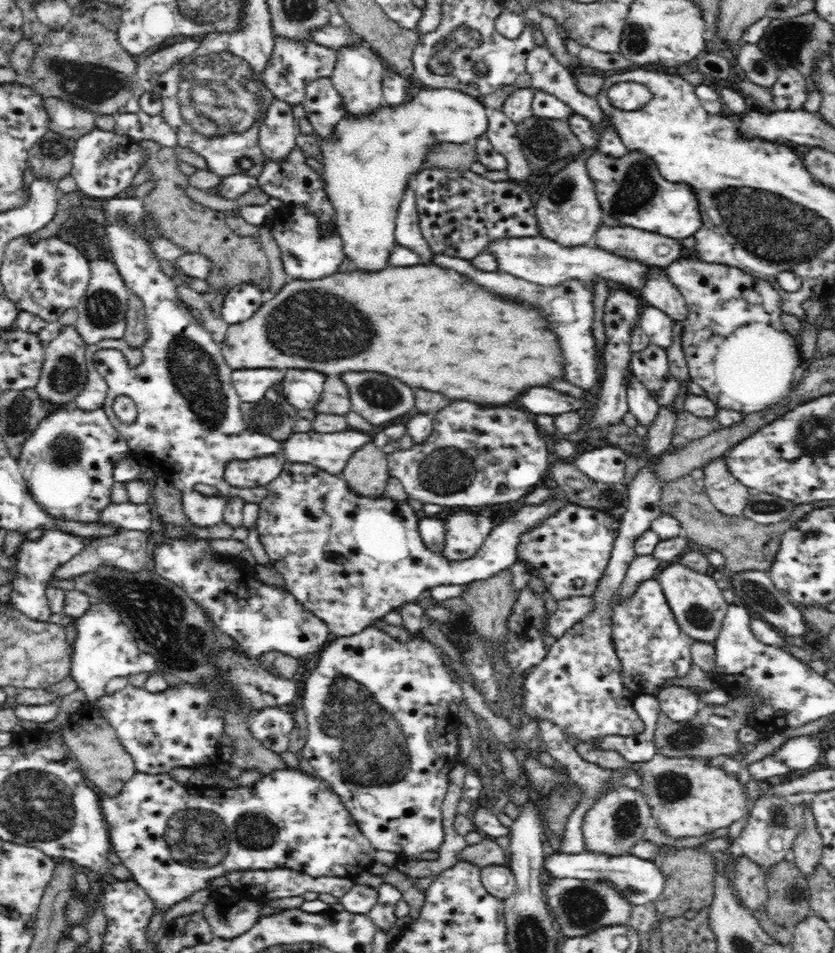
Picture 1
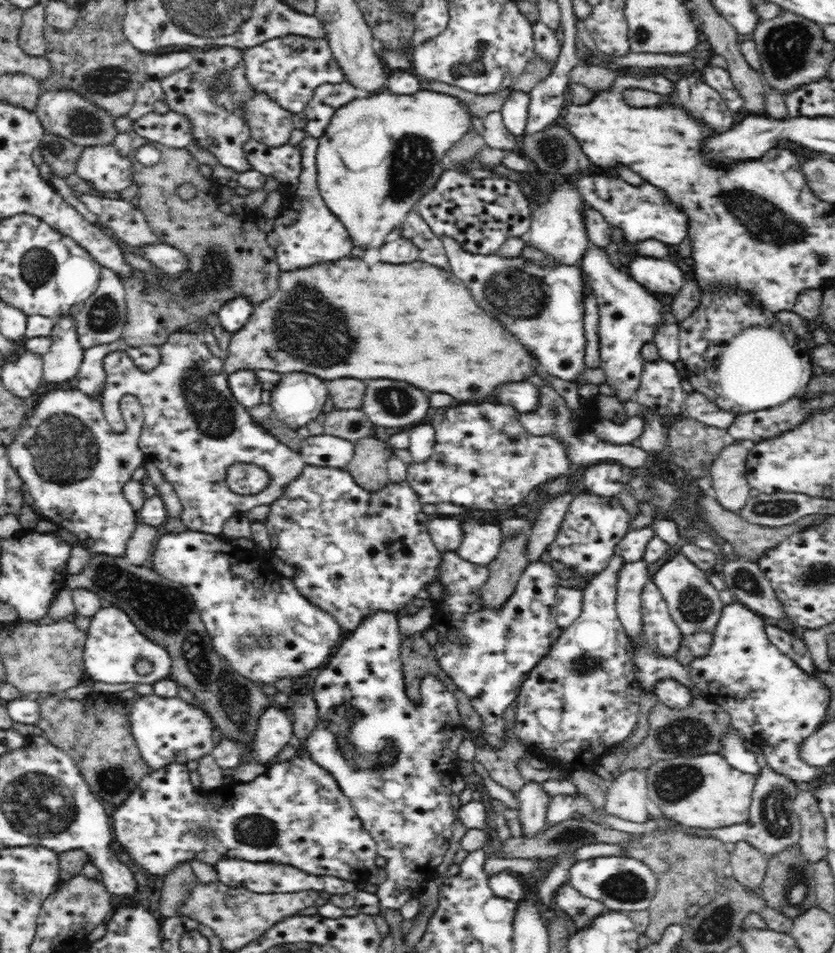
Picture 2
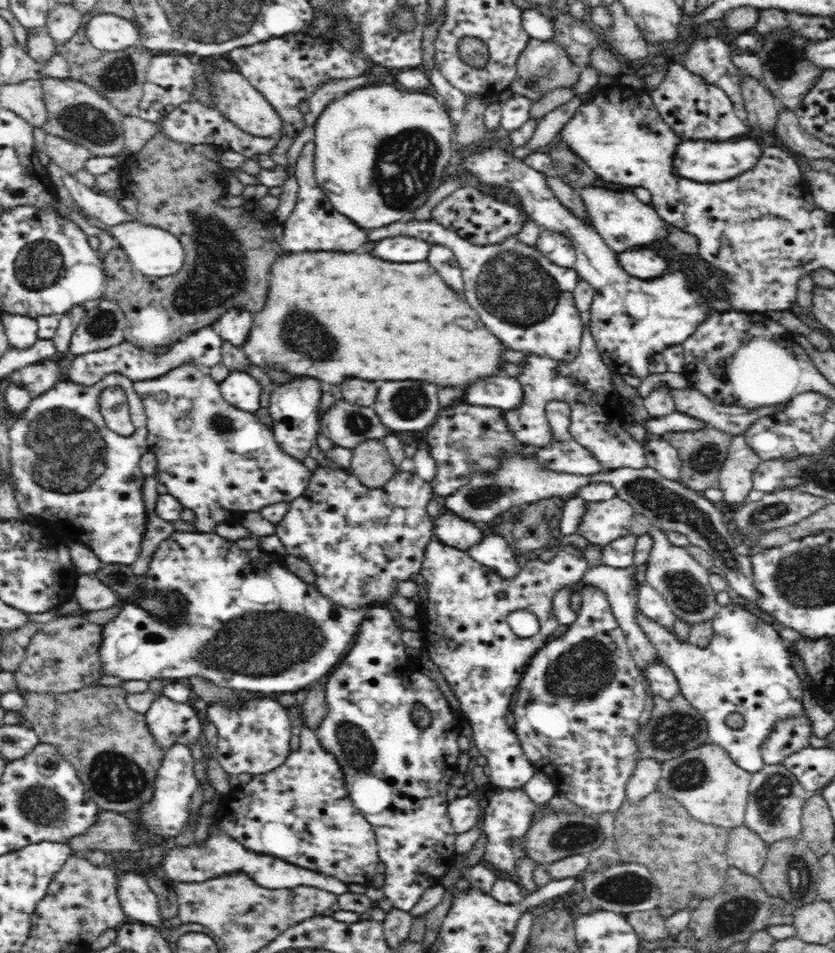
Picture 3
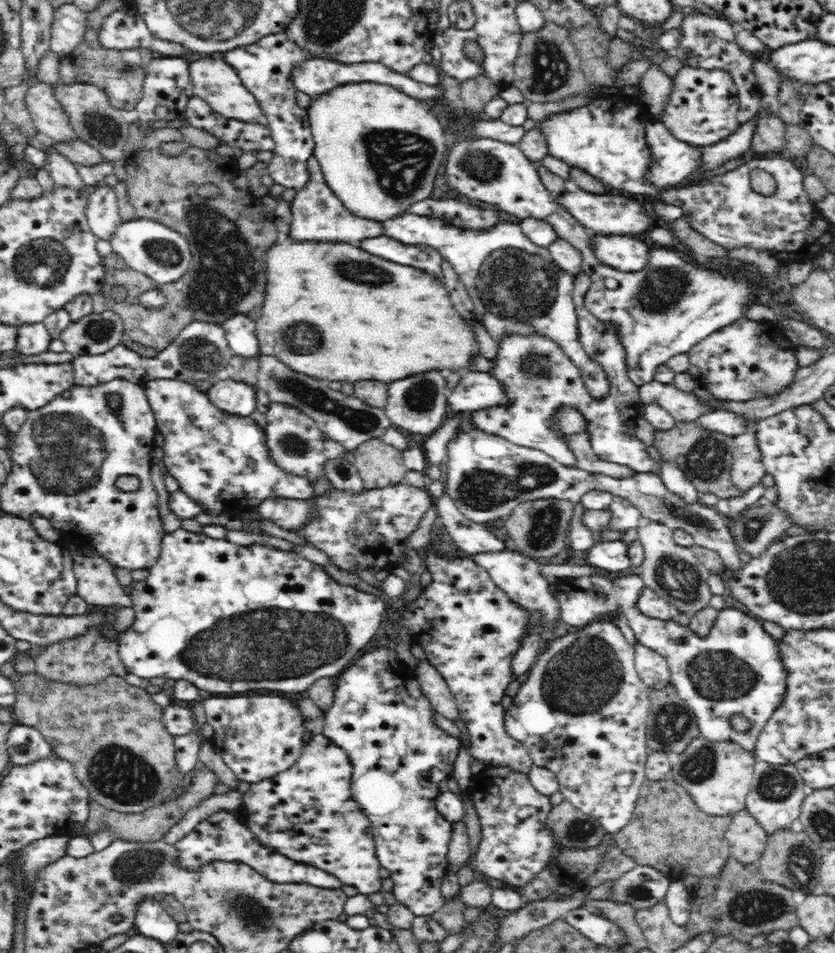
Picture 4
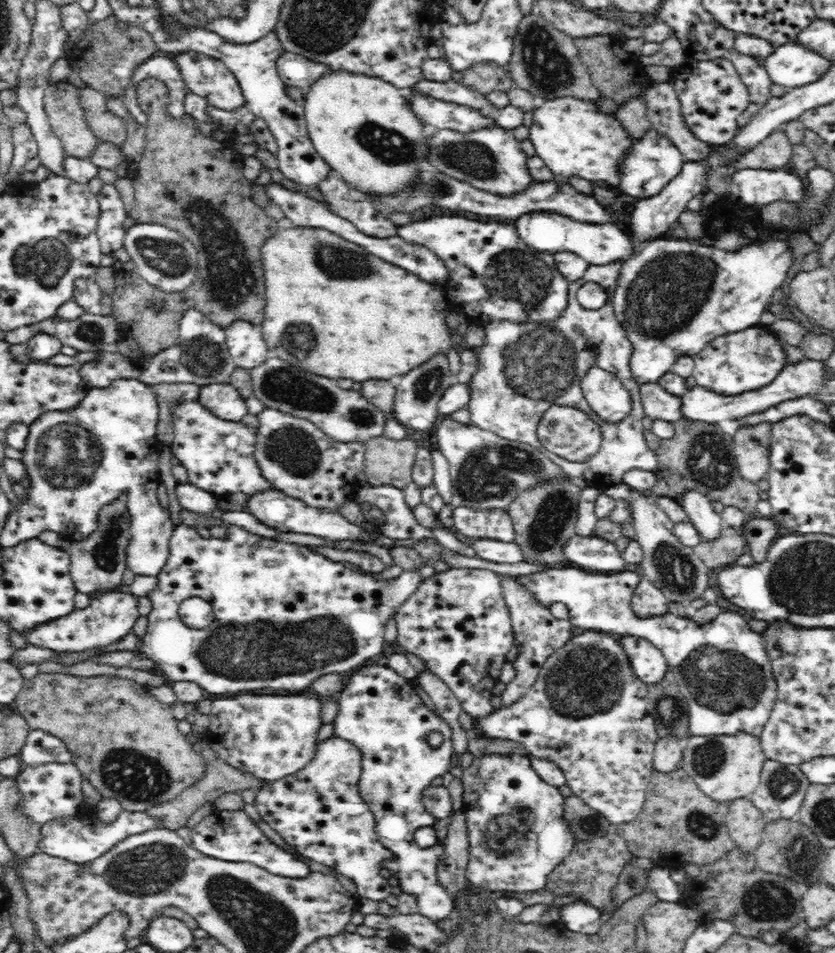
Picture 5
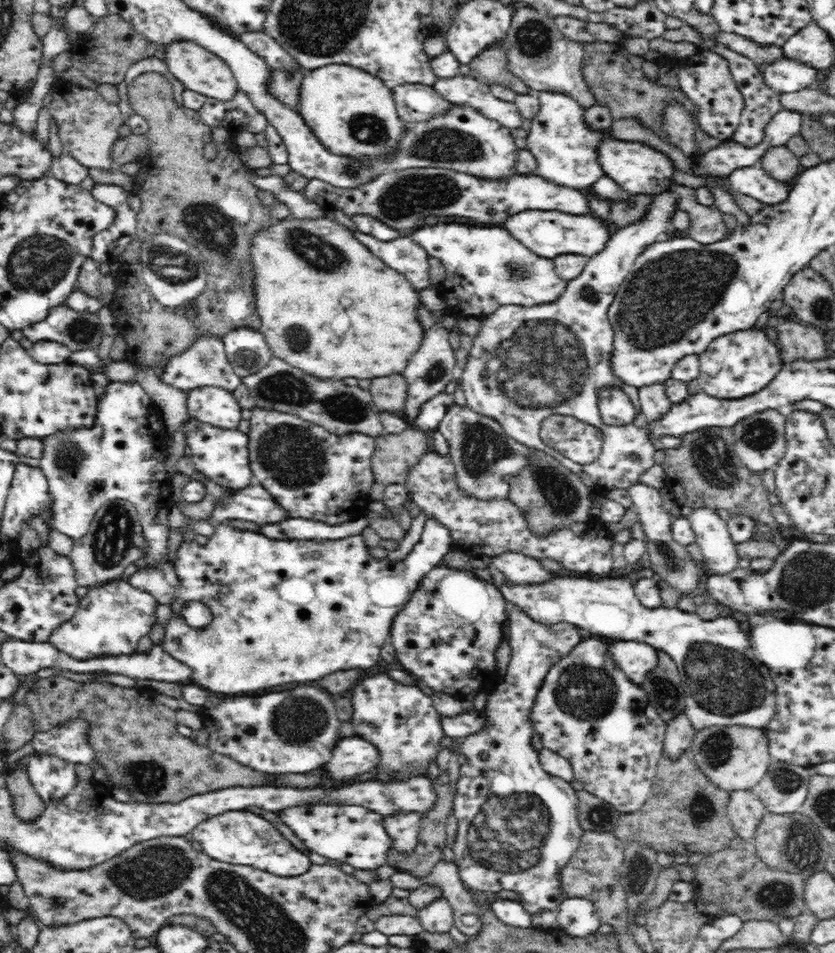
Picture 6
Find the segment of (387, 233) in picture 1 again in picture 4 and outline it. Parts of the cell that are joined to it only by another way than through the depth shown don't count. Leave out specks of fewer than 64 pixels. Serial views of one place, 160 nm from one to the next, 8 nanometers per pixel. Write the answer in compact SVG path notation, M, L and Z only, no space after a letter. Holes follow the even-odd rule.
M343 83L313 99L308 113L315 142L313 155L320 163L324 183L354 216L381 223L403 215L414 203L432 195L439 182L449 140L444 126L431 111L430 102L418 100L387 83Z

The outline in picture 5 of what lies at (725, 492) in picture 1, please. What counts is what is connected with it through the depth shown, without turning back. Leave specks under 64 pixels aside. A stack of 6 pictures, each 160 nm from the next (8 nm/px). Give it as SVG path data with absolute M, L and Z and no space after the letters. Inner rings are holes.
M771 423L740 427L733 436L732 452L744 480L756 483L766 478L770 468Z

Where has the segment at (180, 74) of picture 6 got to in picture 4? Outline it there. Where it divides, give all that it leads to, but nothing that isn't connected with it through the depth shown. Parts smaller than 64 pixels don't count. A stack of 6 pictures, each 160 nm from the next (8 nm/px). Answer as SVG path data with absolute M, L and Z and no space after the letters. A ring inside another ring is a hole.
M217 55L210 56L206 60L196 58L196 62L189 62L189 71L193 84L193 93L196 97L205 100L214 112L237 121L267 124L267 118L257 103L256 97L244 86L236 69L233 69L223 58L219 58Z

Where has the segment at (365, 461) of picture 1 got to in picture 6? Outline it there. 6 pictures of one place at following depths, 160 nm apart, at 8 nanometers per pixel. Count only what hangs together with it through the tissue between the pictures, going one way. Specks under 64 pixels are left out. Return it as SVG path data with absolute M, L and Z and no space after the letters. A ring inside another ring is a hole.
M411 425L400 434L384 433L375 437L372 474L380 484L405 484L409 470L432 450L428 432Z

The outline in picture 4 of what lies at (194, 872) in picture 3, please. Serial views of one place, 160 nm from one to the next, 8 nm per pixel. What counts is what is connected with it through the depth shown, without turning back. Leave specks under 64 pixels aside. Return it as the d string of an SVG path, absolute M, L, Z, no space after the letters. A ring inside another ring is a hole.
M224 810L215 812L196 824L182 840L176 842L174 845L179 851L179 863L182 867L187 868L187 871L197 871L208 863L236 862L250 866L264 878L272 878L272 882L304 883L325 889L342 888L343 882L332 874L327 874L314 866L307 866L306 863L294 862L290 858L285 858L283 854L270 850L255 837L248 826L240 824L234 817L233 812Z

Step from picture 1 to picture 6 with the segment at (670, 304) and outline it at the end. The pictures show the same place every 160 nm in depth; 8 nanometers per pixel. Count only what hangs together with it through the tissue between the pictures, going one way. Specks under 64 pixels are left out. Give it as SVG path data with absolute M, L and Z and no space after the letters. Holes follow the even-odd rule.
M527 210L513 214L502 226L532 253L554 259L560 254L578 254L592 258L610 242L611 233L604 221L590 215L571 215L559 210Z

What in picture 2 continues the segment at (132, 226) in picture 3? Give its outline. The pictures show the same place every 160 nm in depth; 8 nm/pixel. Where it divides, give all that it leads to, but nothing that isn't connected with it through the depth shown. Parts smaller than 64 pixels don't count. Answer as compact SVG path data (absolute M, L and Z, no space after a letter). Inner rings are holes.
M167 243L150 244L143 247L144 259L158 266L168 276L176 277L188 270L188 259L174 246Z

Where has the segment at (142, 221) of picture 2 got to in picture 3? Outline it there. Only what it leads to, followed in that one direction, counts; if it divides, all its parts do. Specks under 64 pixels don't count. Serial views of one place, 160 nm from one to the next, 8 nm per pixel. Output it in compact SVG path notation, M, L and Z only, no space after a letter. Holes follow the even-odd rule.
M63 174L63 182L76 204L90 217L104 222L106 226L118 226L120 223L136 220L136 215L128 213L116 198L87 187L78 182L73 175Z

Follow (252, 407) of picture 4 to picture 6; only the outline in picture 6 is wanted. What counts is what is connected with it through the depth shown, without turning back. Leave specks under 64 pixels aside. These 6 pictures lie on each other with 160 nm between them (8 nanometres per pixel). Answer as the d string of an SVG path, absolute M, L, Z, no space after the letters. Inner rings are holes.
M216 386L196 388L187 394L189 418L220 429L237 429L242 407L229 391Z

